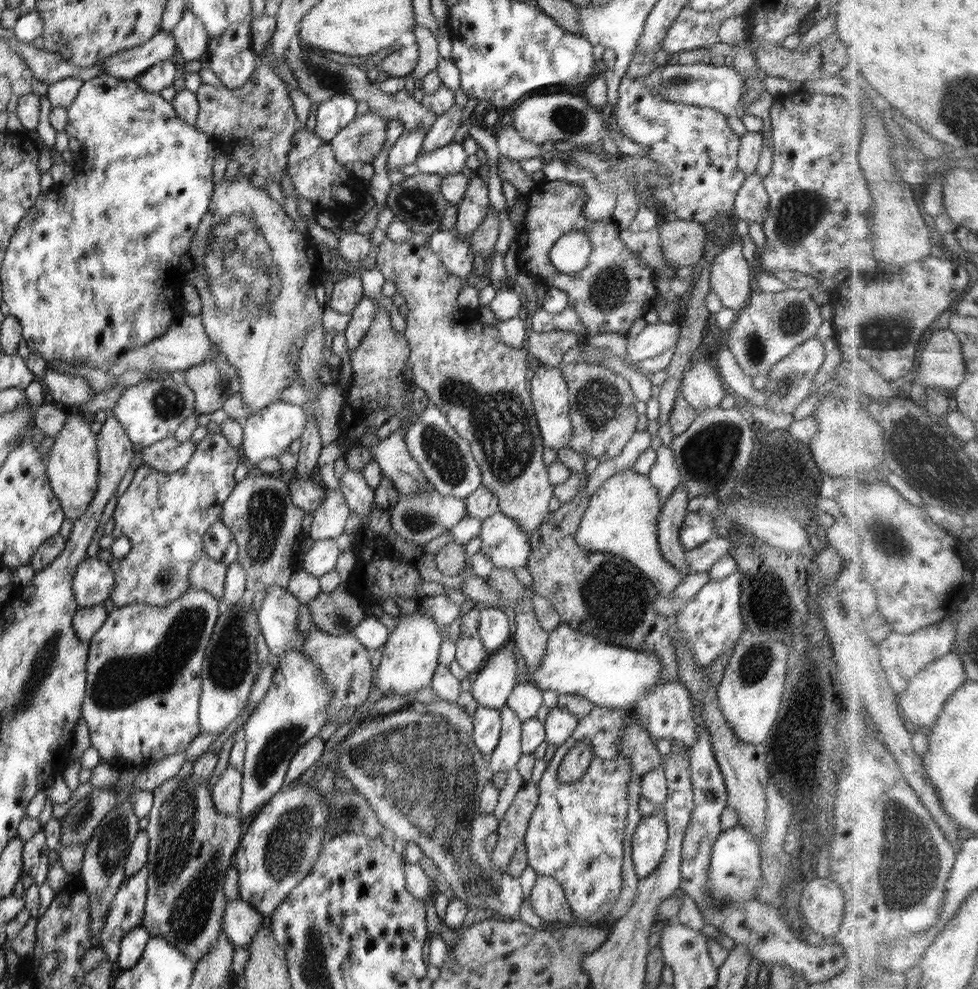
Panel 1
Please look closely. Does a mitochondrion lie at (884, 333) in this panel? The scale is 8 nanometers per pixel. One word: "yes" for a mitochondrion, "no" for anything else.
yes

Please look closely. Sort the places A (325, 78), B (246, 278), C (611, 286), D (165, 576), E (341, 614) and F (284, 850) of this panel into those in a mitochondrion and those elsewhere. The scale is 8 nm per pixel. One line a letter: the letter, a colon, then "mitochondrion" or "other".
A: mitochondrion
B: mitochondrion
C: mitochondrion
D: mitochondrion
E: mitochondrion
F: mitochondrion

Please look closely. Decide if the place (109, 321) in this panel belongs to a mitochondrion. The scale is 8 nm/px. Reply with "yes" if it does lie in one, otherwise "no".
no

